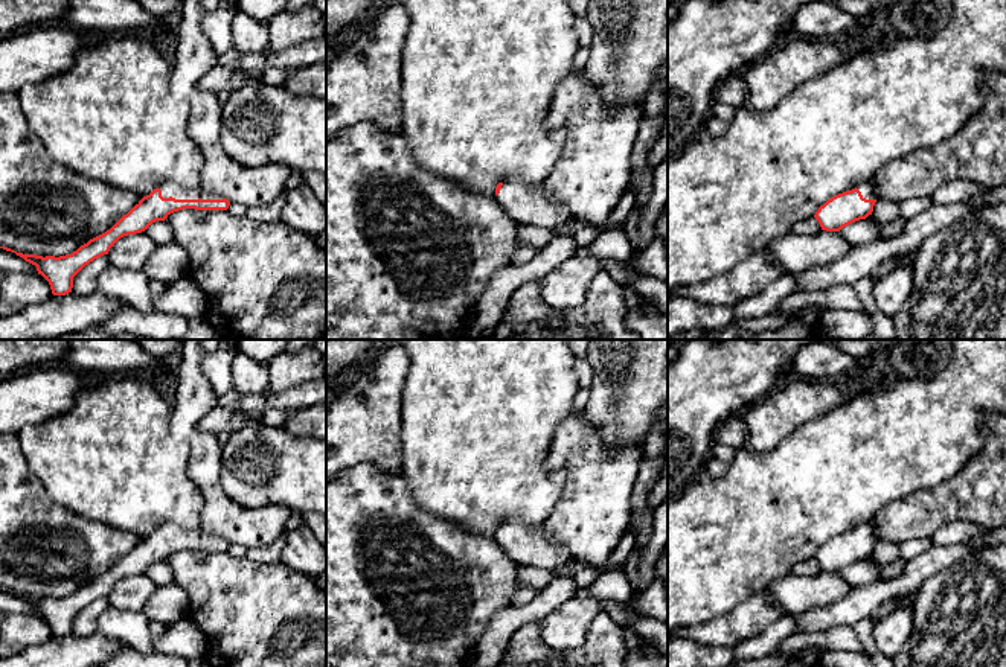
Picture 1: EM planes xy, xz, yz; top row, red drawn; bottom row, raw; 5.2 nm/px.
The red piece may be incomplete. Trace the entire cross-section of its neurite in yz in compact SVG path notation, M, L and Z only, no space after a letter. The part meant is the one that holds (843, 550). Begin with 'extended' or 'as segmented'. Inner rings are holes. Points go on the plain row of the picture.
extended; M864 524L828 541L819 548L814 559L822 571L840 573L843 568L872 556L876 541L875 524Z

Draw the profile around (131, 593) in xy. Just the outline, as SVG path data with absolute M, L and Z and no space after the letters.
M145 574L120 579L108 592L111 608L125 611L142 611L157 585Z

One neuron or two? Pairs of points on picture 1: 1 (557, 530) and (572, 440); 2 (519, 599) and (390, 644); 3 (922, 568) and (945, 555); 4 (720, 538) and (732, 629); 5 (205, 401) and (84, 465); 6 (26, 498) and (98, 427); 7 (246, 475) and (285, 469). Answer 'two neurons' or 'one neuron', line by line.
1: one neuron
2: two neurons
3: one neuron
4: two neurons
5: two neurons
6: two neurons
7: one neuron

